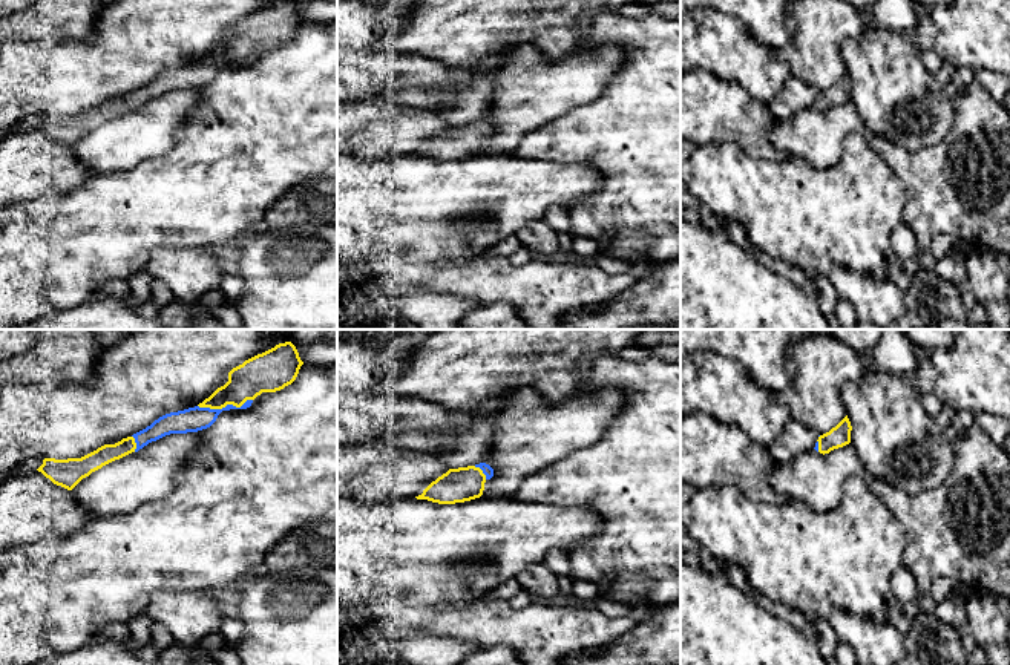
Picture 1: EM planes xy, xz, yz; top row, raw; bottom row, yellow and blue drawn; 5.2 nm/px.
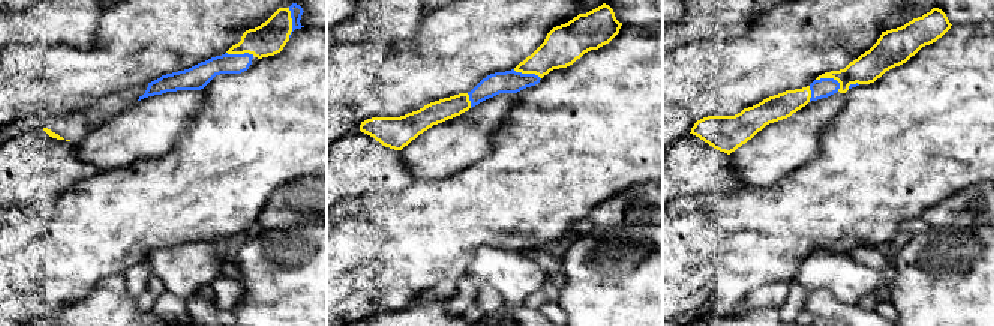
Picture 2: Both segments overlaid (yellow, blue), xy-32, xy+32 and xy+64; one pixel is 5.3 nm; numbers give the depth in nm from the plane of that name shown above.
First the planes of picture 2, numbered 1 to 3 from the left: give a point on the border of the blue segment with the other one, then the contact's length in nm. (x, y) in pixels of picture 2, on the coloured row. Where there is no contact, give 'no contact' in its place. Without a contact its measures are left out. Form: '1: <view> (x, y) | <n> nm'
1: xy-32 (291, 23) | 160 nm
2: xy+32 (526, 72) | 160 nm
3: xy+64 (829, 77) | 140 nm

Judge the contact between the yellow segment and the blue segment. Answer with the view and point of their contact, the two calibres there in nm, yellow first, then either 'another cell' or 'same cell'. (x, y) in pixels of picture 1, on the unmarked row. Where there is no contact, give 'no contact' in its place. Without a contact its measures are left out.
meets yellow in xy at (224, 63); 190 nm thick on the yellow side, 130 nm on the other; same cell

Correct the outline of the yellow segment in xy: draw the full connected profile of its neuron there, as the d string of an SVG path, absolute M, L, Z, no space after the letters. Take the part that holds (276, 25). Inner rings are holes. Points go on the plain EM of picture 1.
M279 0L233 25L228 29L228 38L198 63L166 70L132 93L123 95L115 101L104 101L81 115L44 115L37 127L54 141L72 147L92 129L132 109L138 109L152 98L170 90L207 86L222 67L247 66L262 49L284 46L296 37L302 21L303 18L293 0Z

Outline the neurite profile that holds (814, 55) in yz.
M792 0L789 12L795 21L795 34L785 49L777 51L777 55L789 64L792 77L823 92L848 72L841 44L846 38L860 37L869 18L846 0Z

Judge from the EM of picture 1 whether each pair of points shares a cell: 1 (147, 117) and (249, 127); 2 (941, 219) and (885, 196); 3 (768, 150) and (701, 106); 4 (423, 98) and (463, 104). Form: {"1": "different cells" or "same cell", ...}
{"1": "different cells", "2": "different cells", "3": "same cell", "4": "same cell"}

